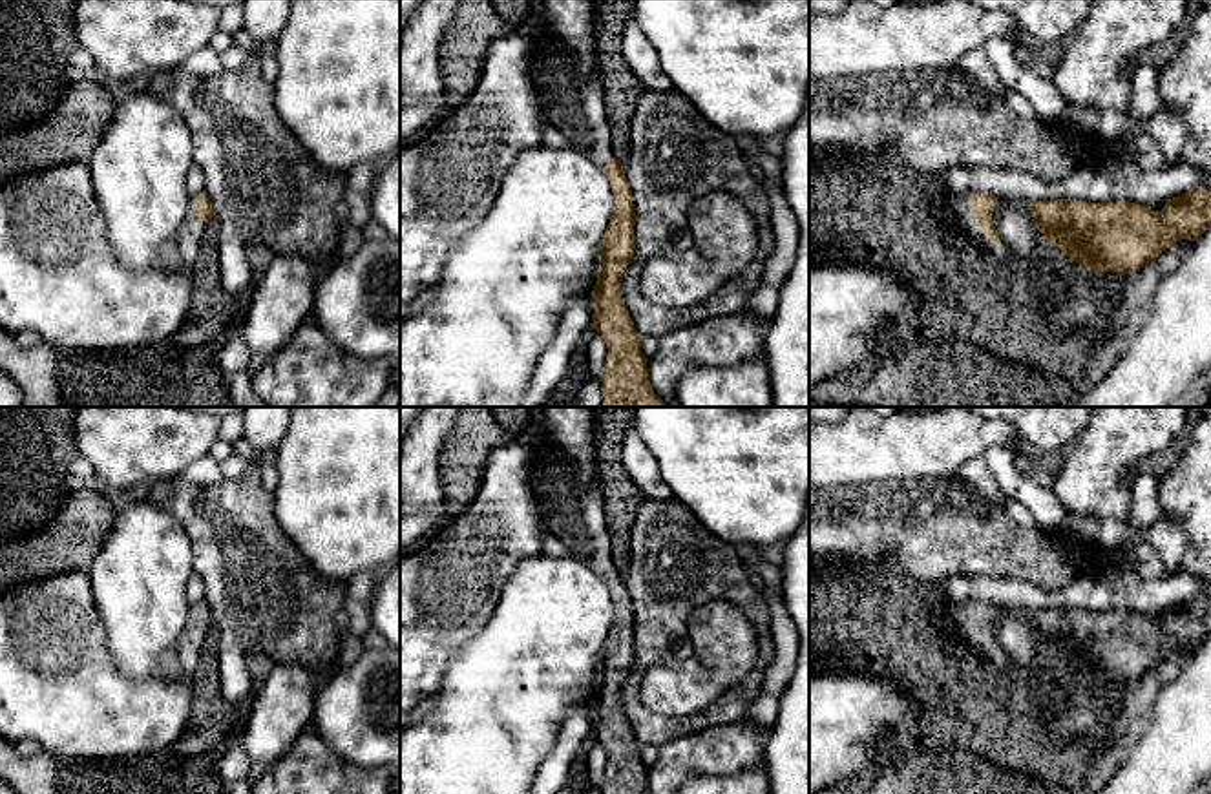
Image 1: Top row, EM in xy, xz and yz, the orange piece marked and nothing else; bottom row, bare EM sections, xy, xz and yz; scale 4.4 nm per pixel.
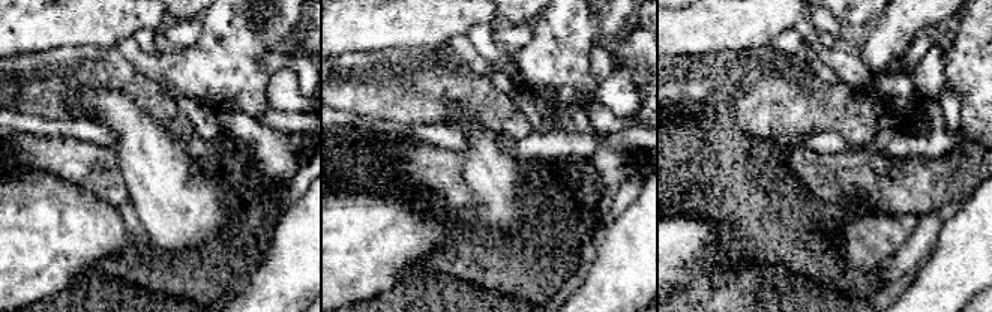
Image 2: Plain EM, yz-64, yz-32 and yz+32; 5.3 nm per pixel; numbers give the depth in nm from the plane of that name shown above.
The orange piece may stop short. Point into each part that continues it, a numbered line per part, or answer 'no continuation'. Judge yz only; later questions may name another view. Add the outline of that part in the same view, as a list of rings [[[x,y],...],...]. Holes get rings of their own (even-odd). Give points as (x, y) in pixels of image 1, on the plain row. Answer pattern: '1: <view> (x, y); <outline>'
1: yz (954, 619); [[[950,602],[933,611],[935,628],[950,639],[961,639],[983,663],[1001,664],[999,653],[990,650],[970,624],[974,602]]]

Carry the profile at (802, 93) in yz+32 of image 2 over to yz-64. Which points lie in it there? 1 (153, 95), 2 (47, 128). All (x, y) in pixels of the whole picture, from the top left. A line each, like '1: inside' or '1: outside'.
1: inside
2: outside

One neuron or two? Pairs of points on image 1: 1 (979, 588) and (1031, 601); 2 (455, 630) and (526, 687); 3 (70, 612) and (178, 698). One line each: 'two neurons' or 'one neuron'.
1: one neuron
2: two neurons
3: one neuron

